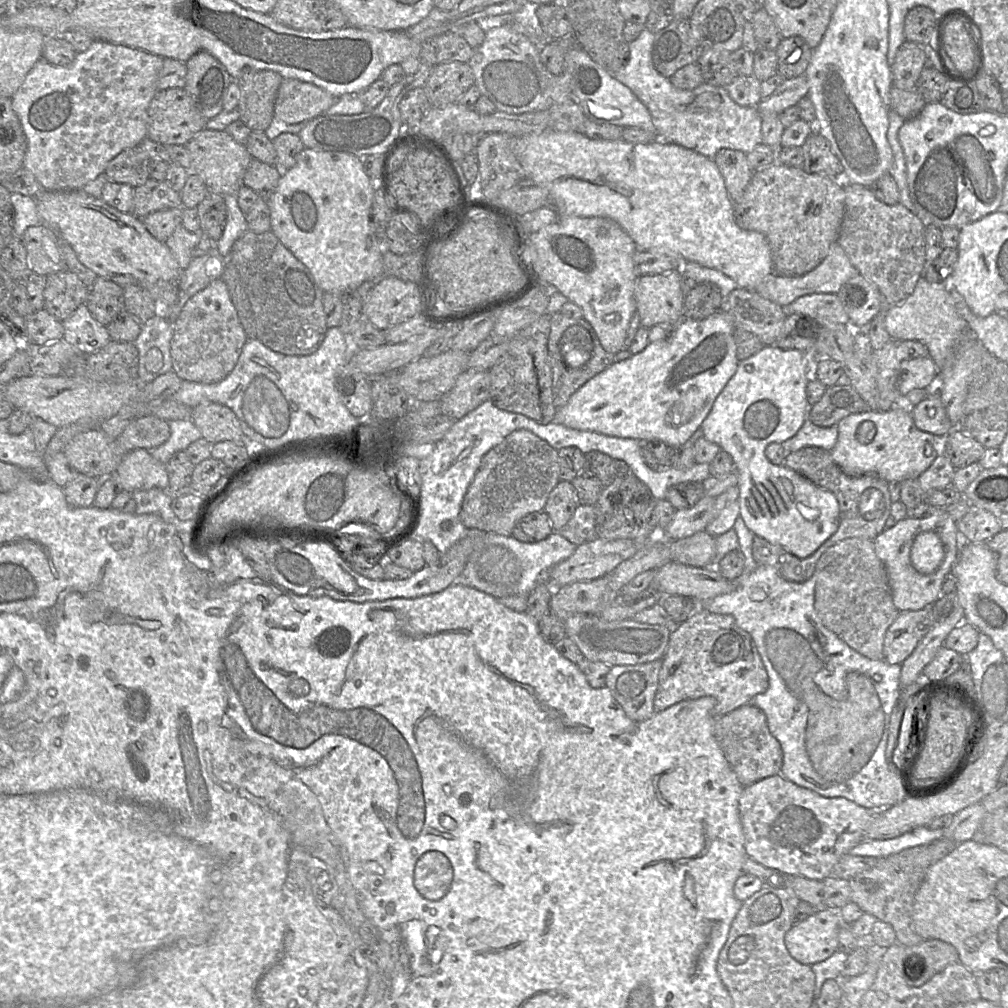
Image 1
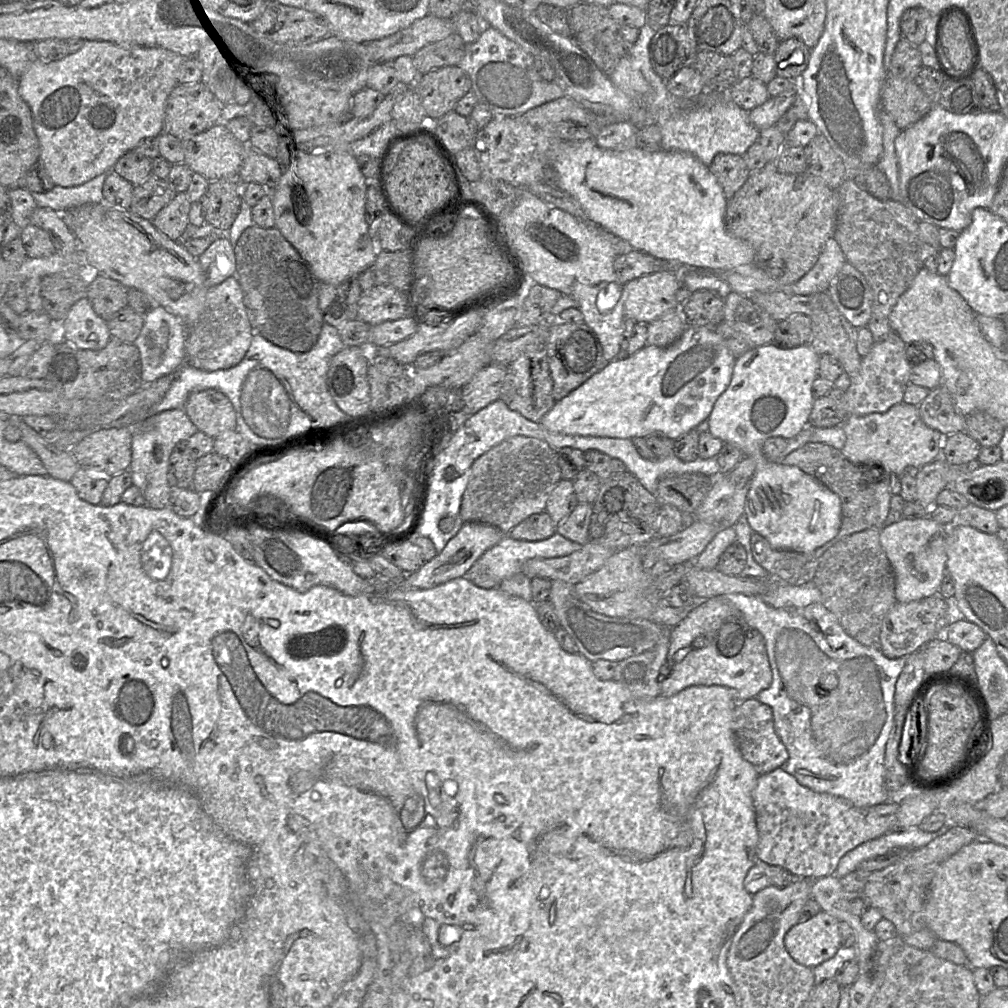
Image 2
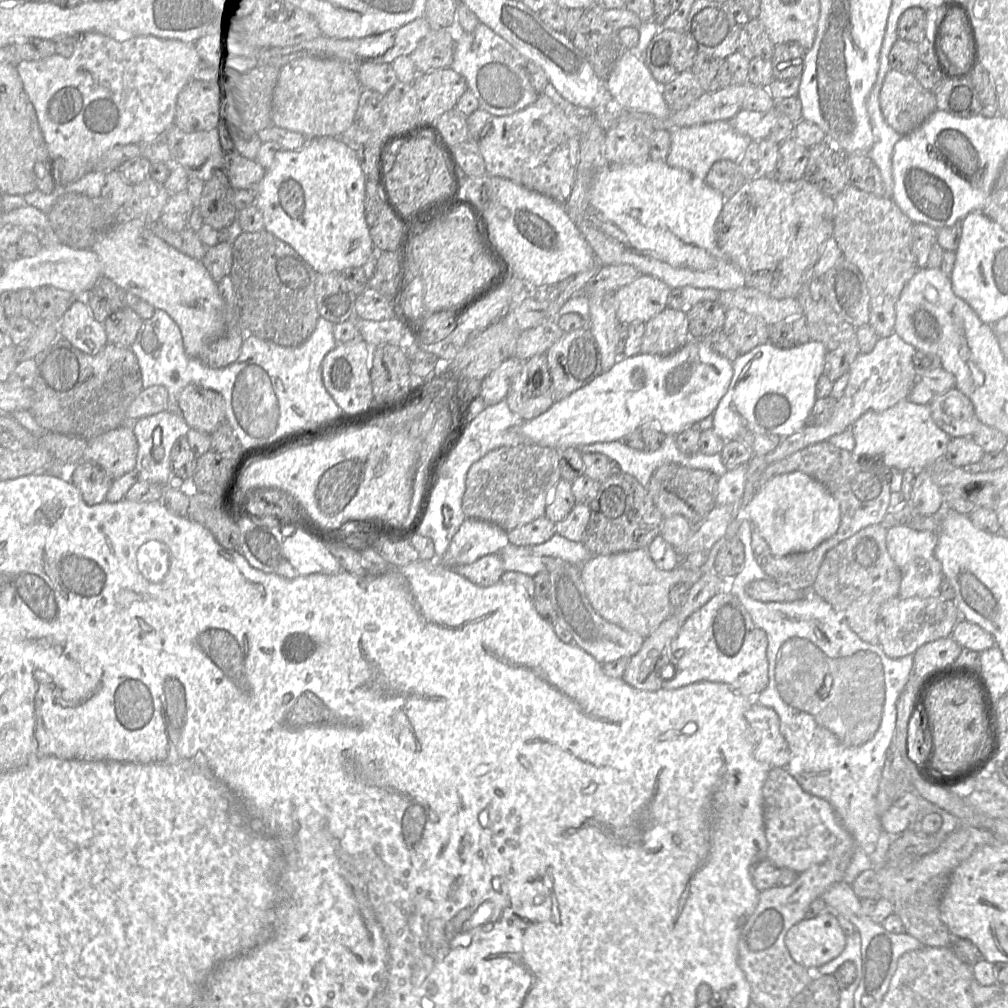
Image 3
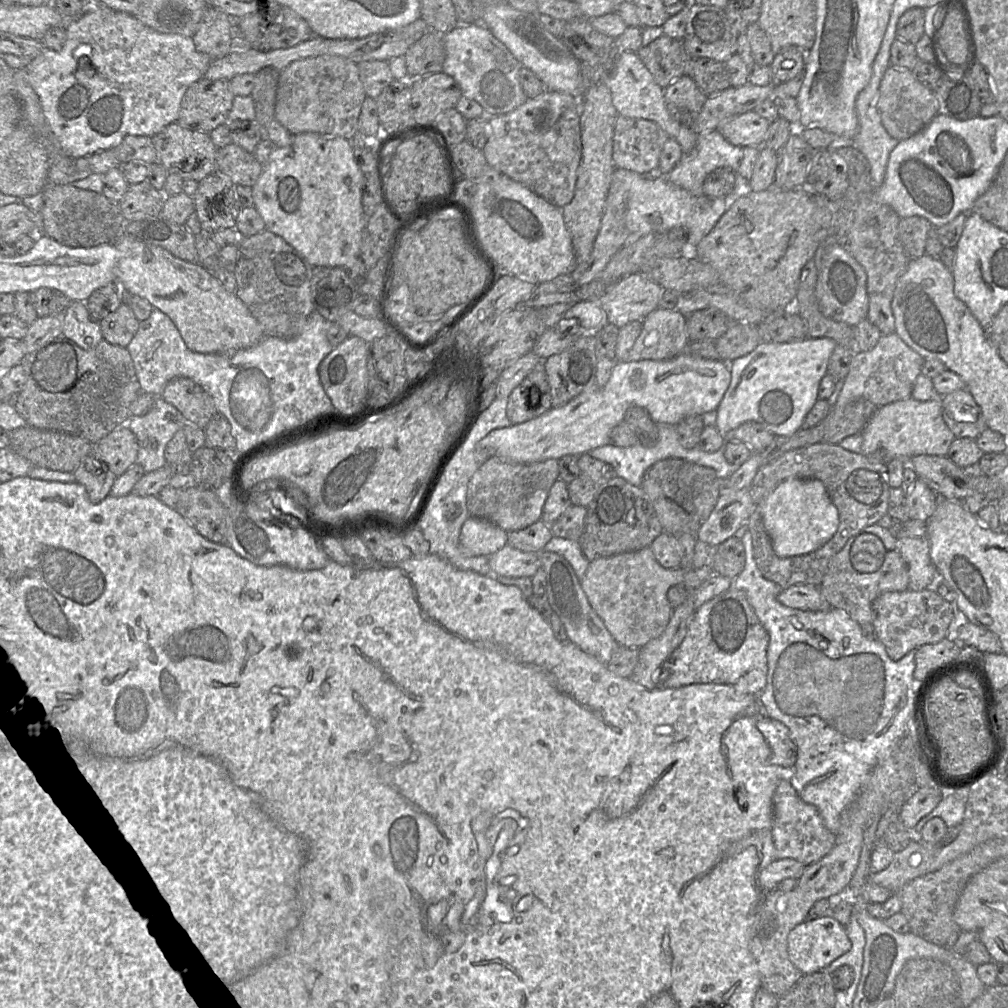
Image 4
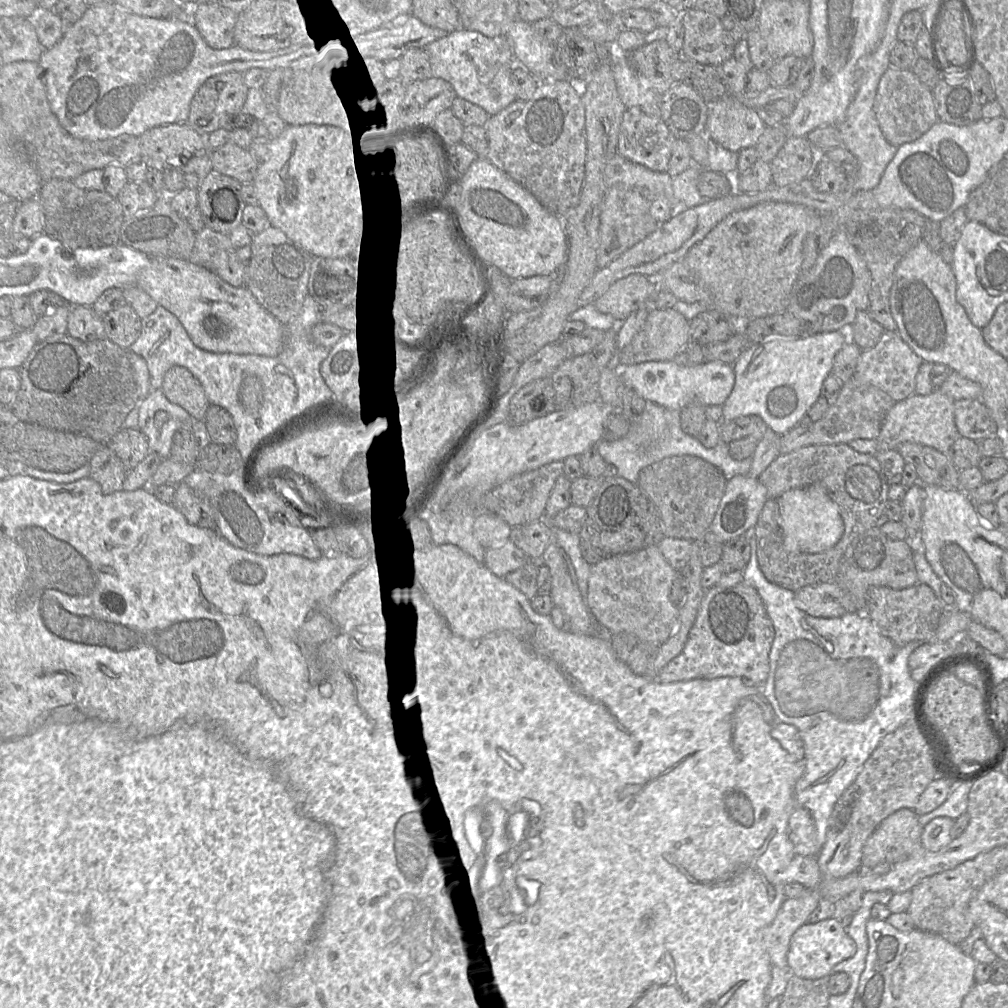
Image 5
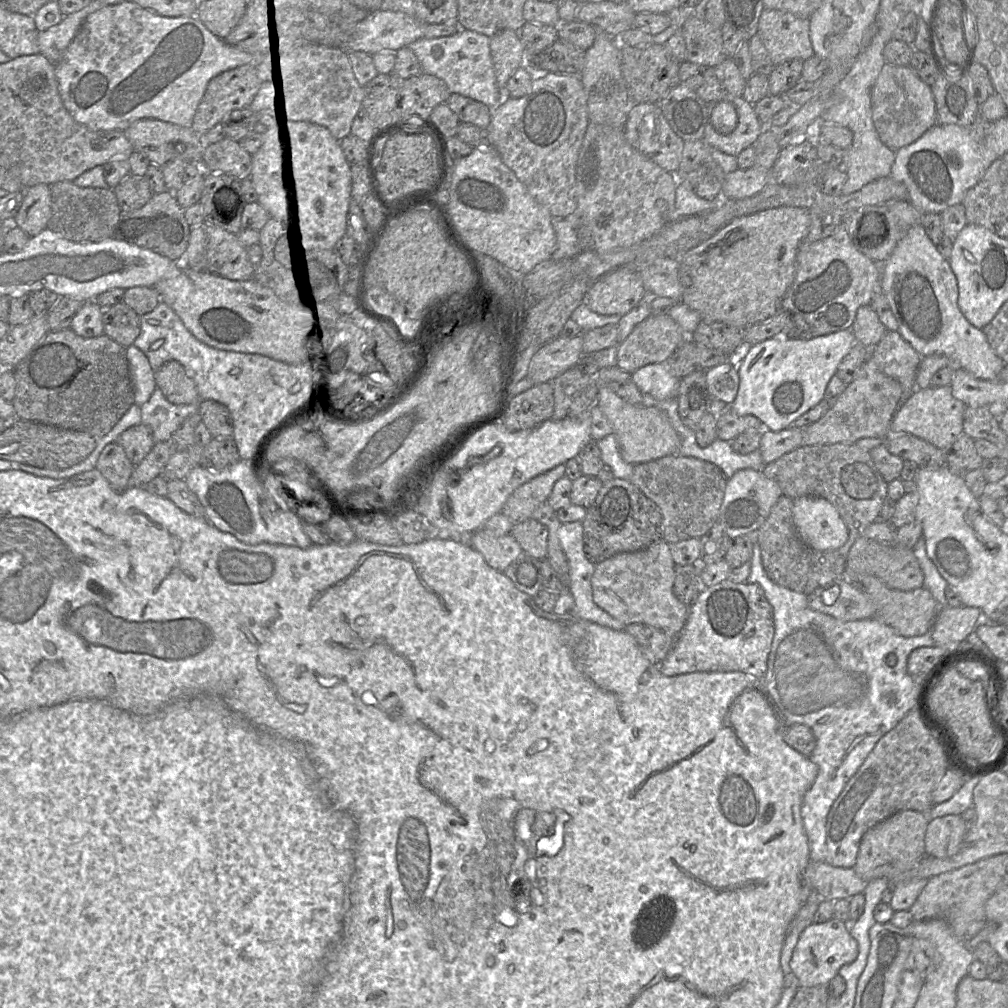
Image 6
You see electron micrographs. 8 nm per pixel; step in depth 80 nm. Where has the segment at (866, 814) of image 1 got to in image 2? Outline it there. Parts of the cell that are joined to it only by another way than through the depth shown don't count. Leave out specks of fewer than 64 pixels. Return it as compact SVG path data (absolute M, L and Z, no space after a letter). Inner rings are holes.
M782 768L760 775L753 791L753 805L759 834L758 861L782 867L796 878L819 879L834 875L839 861L847 852L896 829L896 816L900 802L901 797L894 797L879 805L857 807L844 798L816 793L801 786Z

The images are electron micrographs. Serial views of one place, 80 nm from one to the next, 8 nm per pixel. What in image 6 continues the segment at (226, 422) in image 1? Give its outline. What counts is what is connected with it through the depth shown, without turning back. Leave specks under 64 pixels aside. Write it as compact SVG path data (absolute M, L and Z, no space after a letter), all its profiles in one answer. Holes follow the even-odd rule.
M167 361L154 373L154 377L156 386L169 402L176 405L200 403L195 382L179 362Z

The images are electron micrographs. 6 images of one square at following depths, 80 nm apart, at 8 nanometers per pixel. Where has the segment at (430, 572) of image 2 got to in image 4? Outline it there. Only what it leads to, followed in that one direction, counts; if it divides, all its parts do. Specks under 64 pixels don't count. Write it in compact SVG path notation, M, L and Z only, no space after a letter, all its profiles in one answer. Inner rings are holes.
M469 516L461 528L459 545L466 556L490 556L507 545L507 532L490 521Z

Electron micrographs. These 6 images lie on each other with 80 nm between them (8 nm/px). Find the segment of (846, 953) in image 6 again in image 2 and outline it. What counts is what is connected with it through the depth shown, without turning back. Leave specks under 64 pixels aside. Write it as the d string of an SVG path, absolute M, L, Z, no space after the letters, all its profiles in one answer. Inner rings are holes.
M825 911L794 925L784 937L790 956L811 968L832 958L841 947L839 920Z

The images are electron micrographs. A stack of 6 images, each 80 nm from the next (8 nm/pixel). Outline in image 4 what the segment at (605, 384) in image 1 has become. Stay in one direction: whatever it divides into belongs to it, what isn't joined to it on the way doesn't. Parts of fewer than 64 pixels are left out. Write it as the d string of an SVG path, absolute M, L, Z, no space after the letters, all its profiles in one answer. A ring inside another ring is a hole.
M682 352L666 360L639 360L617 362L612 375L604 387L589 388L561 407L551 408L539 417L529 421L497 428L479 441L479 446L507 463L531 464L548 459L559 460L566 455L582 455L589 451L610 444L610 433L624 421L626 411L631 406L647 410L655 423L677 425L691 415L702 415L716 410L731 382L729 363L723 360L706 359Z

